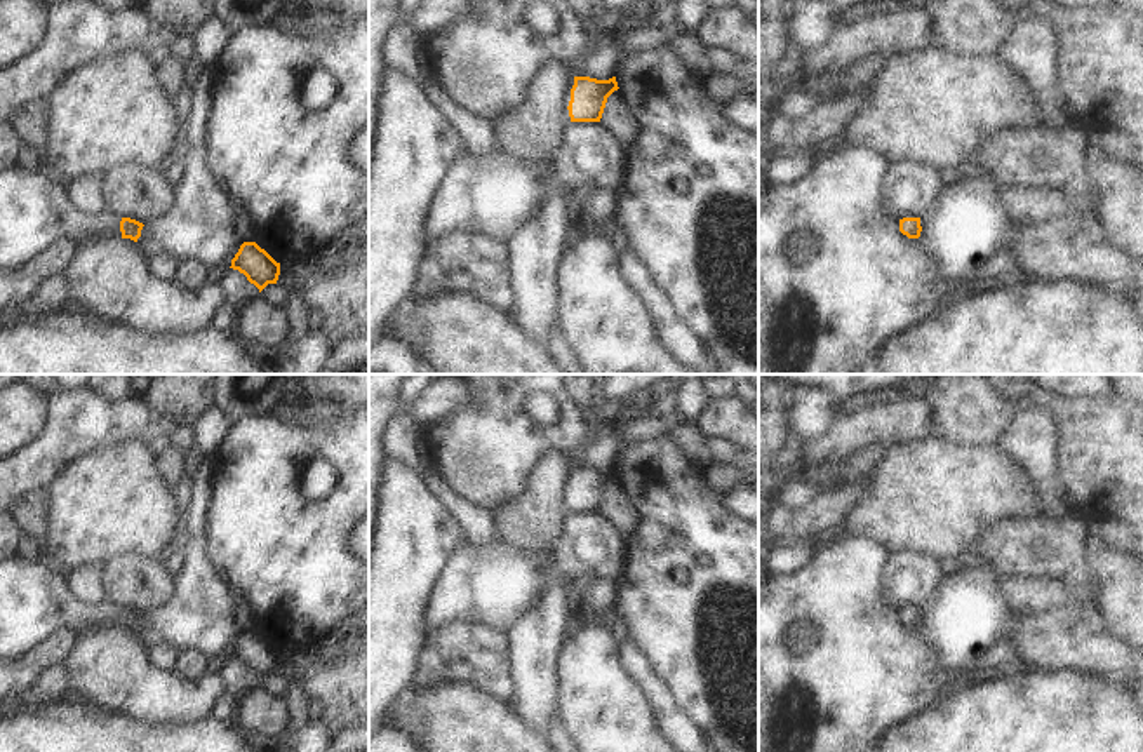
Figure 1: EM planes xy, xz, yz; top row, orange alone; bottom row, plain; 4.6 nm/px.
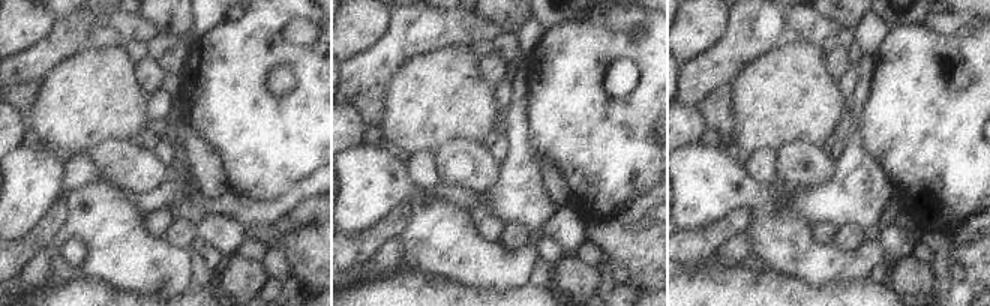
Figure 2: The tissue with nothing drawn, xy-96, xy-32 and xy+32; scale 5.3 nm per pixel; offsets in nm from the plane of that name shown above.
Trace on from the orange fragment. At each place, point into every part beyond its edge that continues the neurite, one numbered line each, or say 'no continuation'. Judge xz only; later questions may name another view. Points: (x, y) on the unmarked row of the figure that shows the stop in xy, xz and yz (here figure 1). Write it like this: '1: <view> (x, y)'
no continuation

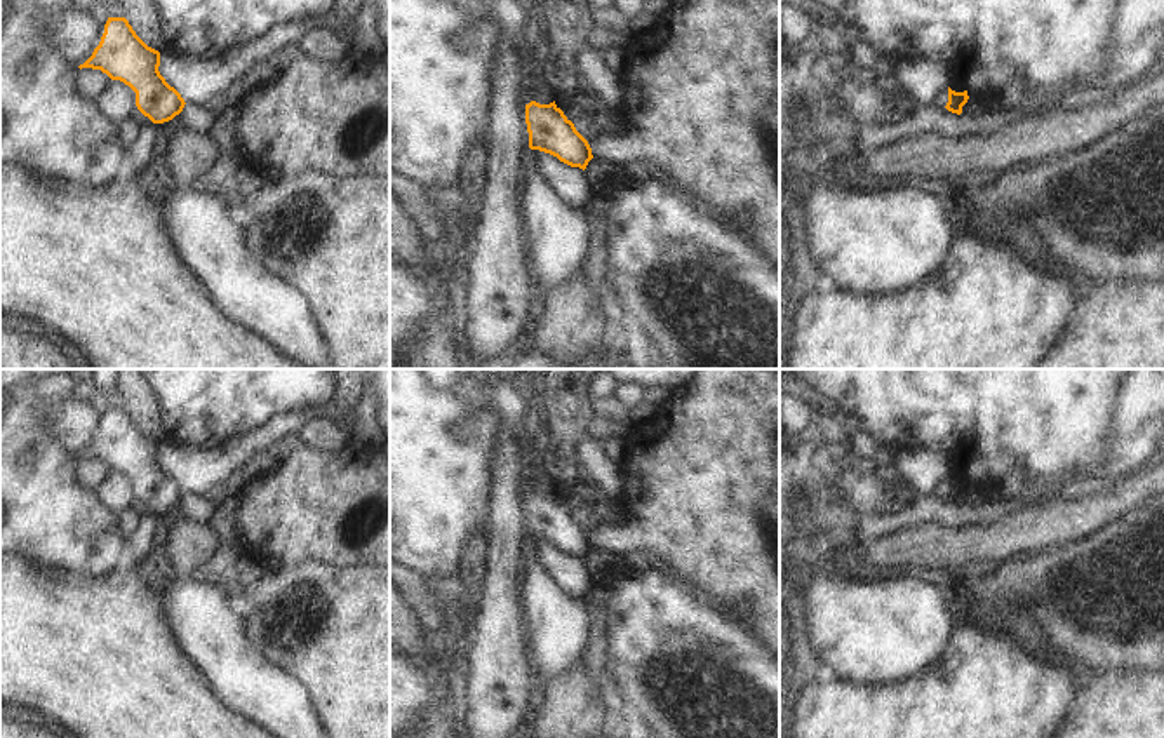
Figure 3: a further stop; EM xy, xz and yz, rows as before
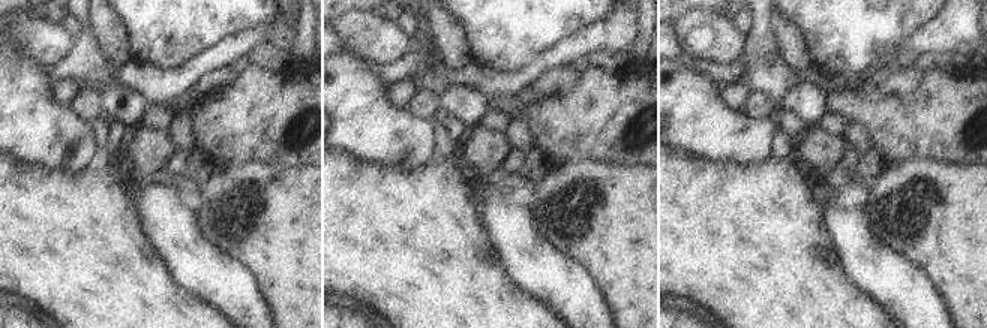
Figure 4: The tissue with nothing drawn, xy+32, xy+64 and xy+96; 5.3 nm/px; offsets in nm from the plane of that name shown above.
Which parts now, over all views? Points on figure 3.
no continuation

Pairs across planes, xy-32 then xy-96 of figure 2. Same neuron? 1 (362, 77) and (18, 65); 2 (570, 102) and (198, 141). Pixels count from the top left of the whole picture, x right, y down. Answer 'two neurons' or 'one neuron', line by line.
1: one neuron
2: two neurons

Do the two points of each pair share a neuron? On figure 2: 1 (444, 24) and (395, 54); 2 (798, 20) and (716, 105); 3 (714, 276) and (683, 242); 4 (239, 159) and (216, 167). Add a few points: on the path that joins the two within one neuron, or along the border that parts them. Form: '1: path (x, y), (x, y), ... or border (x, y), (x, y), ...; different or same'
1: path (432, 29), (420, 29), (407, 42); same
2: border (729, 86), (720, 86), (699, 105); different
3: border (714, 260), (705, 264), (683, 267); different
4: border (206, 135), (222, 156), (234, 189); different

